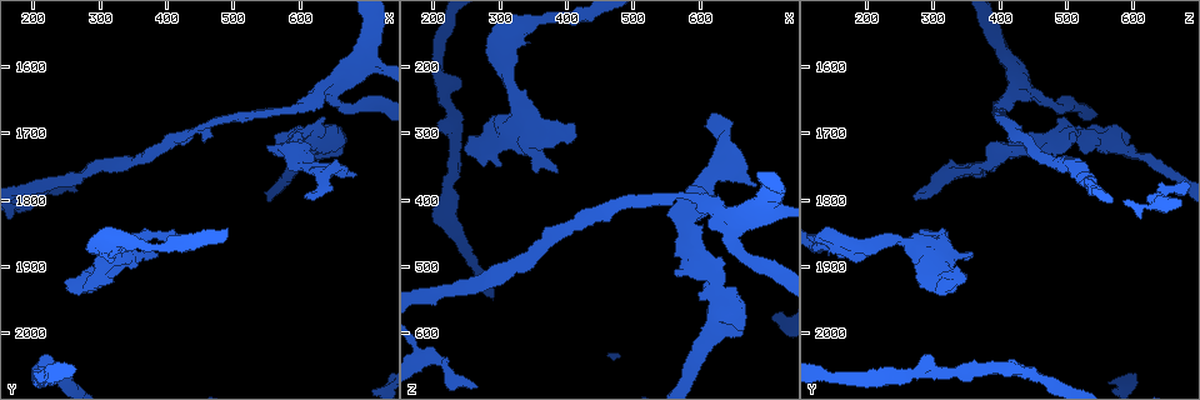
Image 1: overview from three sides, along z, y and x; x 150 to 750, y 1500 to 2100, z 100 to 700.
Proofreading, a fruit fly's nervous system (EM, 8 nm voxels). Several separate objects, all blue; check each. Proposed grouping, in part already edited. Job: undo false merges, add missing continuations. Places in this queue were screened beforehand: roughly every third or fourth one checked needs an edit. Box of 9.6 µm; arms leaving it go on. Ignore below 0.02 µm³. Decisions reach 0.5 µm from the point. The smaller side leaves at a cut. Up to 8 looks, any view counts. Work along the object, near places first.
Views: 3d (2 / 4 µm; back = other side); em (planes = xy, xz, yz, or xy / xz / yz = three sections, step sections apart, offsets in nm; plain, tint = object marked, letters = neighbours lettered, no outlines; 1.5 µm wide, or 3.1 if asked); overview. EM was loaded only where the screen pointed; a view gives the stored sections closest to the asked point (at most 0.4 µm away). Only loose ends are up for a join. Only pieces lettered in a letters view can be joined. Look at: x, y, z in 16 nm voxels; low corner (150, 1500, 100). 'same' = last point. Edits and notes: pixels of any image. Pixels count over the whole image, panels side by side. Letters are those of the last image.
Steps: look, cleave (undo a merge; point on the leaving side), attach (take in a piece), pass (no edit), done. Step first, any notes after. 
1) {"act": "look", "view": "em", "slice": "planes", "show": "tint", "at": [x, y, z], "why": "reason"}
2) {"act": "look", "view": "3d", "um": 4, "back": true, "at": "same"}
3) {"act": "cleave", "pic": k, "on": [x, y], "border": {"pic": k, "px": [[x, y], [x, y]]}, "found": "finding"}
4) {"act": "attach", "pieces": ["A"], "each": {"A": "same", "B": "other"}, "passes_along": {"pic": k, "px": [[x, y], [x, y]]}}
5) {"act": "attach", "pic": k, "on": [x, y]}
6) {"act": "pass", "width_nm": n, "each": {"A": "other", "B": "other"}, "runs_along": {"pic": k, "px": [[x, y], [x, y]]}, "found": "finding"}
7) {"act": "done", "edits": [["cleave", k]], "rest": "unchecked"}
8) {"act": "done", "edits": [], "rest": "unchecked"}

{"act": "look", "view": "em", "slice": "planes", "show": "plain", "at": [680, 1760, 375], "why": "free end"}

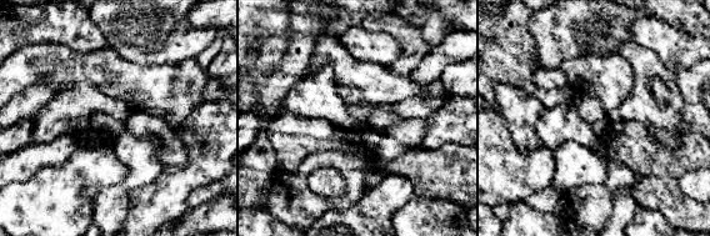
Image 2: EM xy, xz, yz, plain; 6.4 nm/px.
{"act": "look", "view": "em", "slice": "planes", "show": "letters", "at": "same"}

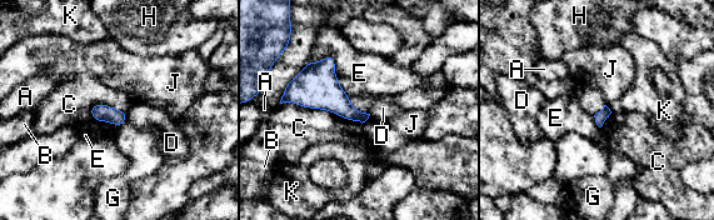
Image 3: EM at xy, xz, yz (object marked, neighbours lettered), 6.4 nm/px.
{"act": "pass", "each": {"A": "other", "B": "other", "C": "other", "D": "other", "E": "other", "G": "other", "H": "other", "J": "other", "K": "other"}, "border": {"pic": 3, "px": [[89, 108], [108, 104], [128, 111]]}, "found": "no lettered piece goes on from it"}

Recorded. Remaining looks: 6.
{"act": "look", "view": "em", "slice": "yz", "step": 4, "show": "letters", "at": [410, 1845, 290], "why": "branch stops here"}

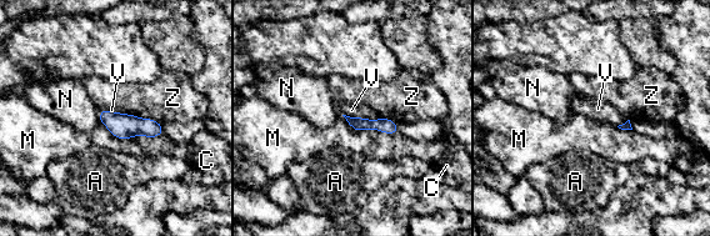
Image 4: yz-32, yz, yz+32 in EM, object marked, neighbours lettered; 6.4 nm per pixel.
{"act": "look", "view": "em", "slice": "planes", "show": "letters", "at": "same", "why": "another direction"}

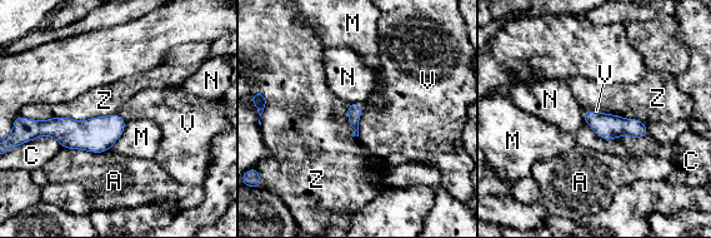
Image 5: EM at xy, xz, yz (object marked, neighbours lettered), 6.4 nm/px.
{"act": "pass", "each": {"A": "other", "C": "other", "M": "other", "N": "other", "V": "other", "Z": "other"}, "border": {"pic": 5, "px": [[361, 104], [357, 135]]}, "found": "no lettered piece goes on from it"}

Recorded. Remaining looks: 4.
{"act": "look", "view": "3d", "um": 4, "at": [665, 1710, 595], "why": "branch stops here"}

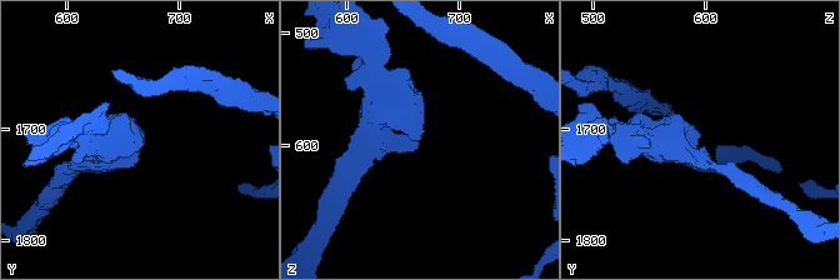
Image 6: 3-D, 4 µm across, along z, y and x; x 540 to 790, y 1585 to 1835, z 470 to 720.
{"act": "look", "view": "em", "slice": "planes", "show": "letters", "at": [660, 1706, 596], "why": "shape alone is not enough"}

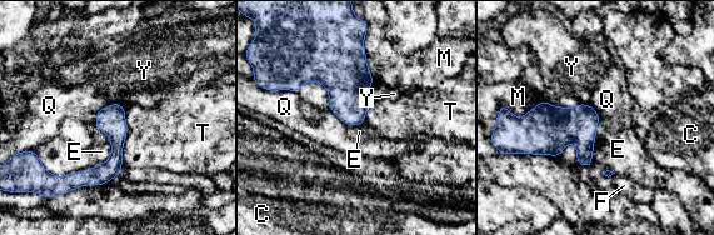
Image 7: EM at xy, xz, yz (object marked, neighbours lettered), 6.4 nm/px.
{"act": "pass", "each": {"C": "other", "E": "other", "F": "other", "M": "other", "Q": "other", "T": "other", "Y": "other"}, "runs_along": {"pic": 7, "px": [[121, 108], [116, 158], [74, 184]]}, "found": "none of them fits"}

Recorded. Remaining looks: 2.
{"act": "done", "edits": [], "rest": "unchecked"}

